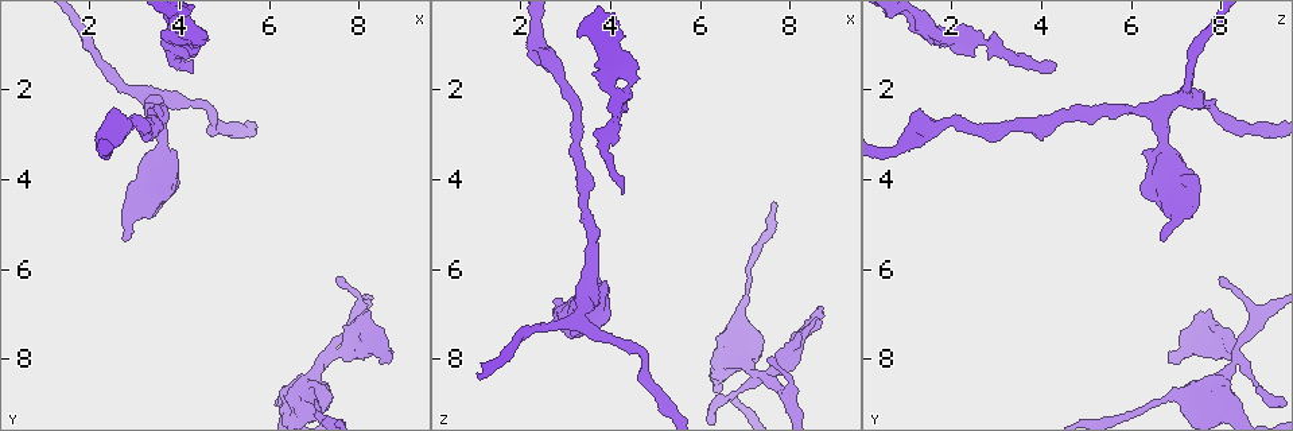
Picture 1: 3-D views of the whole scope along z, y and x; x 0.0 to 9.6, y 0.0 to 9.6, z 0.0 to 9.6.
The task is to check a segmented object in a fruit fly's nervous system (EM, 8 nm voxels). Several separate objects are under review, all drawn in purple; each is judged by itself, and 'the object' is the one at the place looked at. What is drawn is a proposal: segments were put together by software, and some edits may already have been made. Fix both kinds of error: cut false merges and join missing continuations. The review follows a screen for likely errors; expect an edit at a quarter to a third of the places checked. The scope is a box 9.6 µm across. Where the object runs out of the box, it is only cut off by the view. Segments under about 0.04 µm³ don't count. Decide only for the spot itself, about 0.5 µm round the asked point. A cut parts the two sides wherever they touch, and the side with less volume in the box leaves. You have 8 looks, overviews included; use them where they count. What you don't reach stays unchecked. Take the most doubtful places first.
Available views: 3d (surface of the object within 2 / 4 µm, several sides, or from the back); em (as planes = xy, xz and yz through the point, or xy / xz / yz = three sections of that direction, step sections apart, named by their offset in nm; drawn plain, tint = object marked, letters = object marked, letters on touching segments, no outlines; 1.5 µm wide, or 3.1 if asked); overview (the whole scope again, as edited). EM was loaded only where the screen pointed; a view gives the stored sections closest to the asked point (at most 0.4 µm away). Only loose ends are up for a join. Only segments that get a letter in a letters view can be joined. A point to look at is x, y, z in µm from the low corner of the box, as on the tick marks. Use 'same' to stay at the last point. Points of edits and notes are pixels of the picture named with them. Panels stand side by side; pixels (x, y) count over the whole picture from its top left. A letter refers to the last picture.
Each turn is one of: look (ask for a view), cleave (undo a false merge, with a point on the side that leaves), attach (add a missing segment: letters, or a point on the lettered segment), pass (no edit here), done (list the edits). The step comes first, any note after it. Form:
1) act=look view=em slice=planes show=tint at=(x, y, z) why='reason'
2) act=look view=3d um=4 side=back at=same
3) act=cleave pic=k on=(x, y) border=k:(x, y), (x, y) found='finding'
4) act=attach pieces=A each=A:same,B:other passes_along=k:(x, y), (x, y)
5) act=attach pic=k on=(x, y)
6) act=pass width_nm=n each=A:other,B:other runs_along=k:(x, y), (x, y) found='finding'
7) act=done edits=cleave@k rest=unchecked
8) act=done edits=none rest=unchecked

act=look view=em slice=planes show=letters at=(7.30, 7.75, 8.35) why='two arms at a narrow angle'

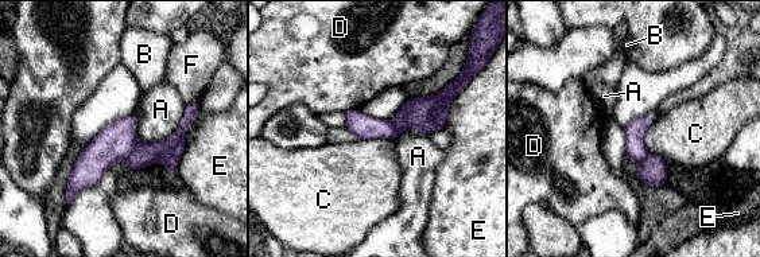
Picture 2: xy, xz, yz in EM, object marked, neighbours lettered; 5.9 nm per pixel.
act=cleave pic=2 on=(169, 152) each=A:other,B:other,C:other,D:other,E:other,F:other border=2:(138, 140), (134, 150), (125, 158) found='two neurons meet here'

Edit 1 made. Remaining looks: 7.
act=look view=overview why='redraw'

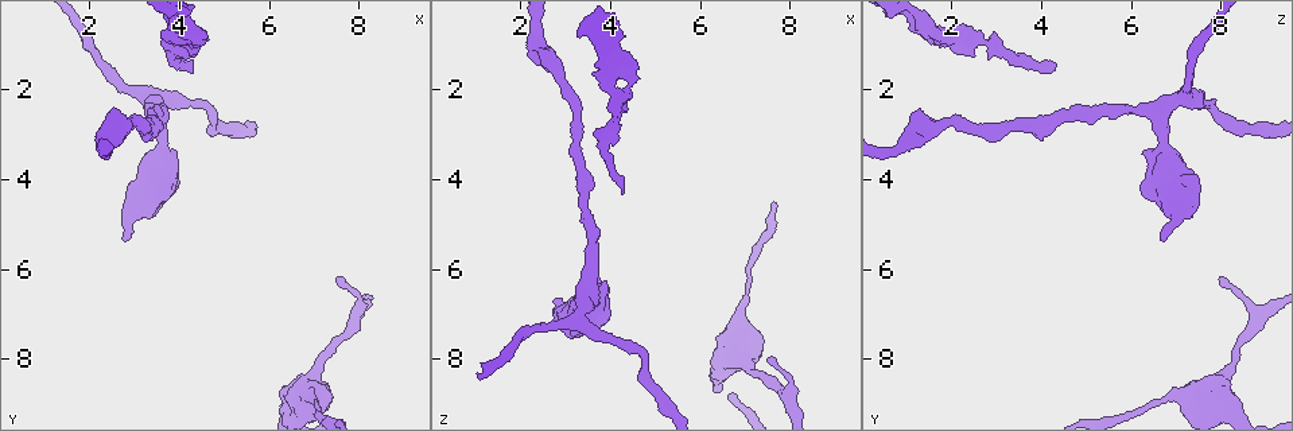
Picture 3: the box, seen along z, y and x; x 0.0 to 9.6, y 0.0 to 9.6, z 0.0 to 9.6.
act=look view=3d um=2 side=back at=(2.40, 2.65, 1.15)

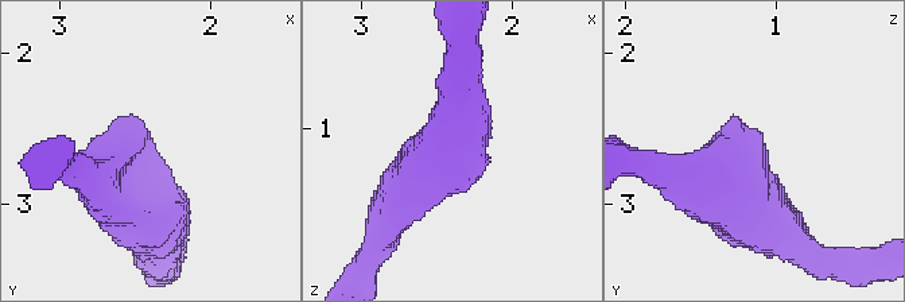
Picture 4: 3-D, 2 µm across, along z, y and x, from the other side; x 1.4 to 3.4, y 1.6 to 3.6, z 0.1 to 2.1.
act=look view=em slice=planes show=letters at=(2.40, 2.62, 1.12) why='need the tissue'

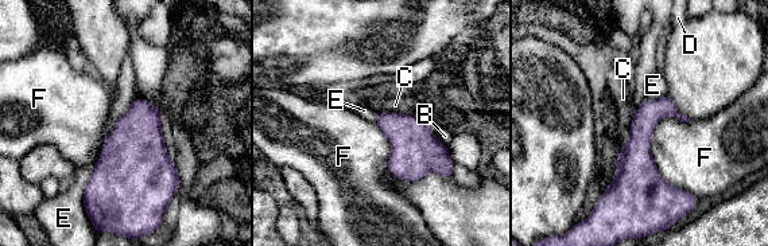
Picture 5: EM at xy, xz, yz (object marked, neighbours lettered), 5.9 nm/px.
act=pass width_nm=150 each=B:other,C:other,D:other,E:other,F:other border=5:(143, 97), (131, 104), (107, 136) found='no lettered segment goes on from it'

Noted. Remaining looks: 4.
act=done edits=cleave@2 rest=unchecked

